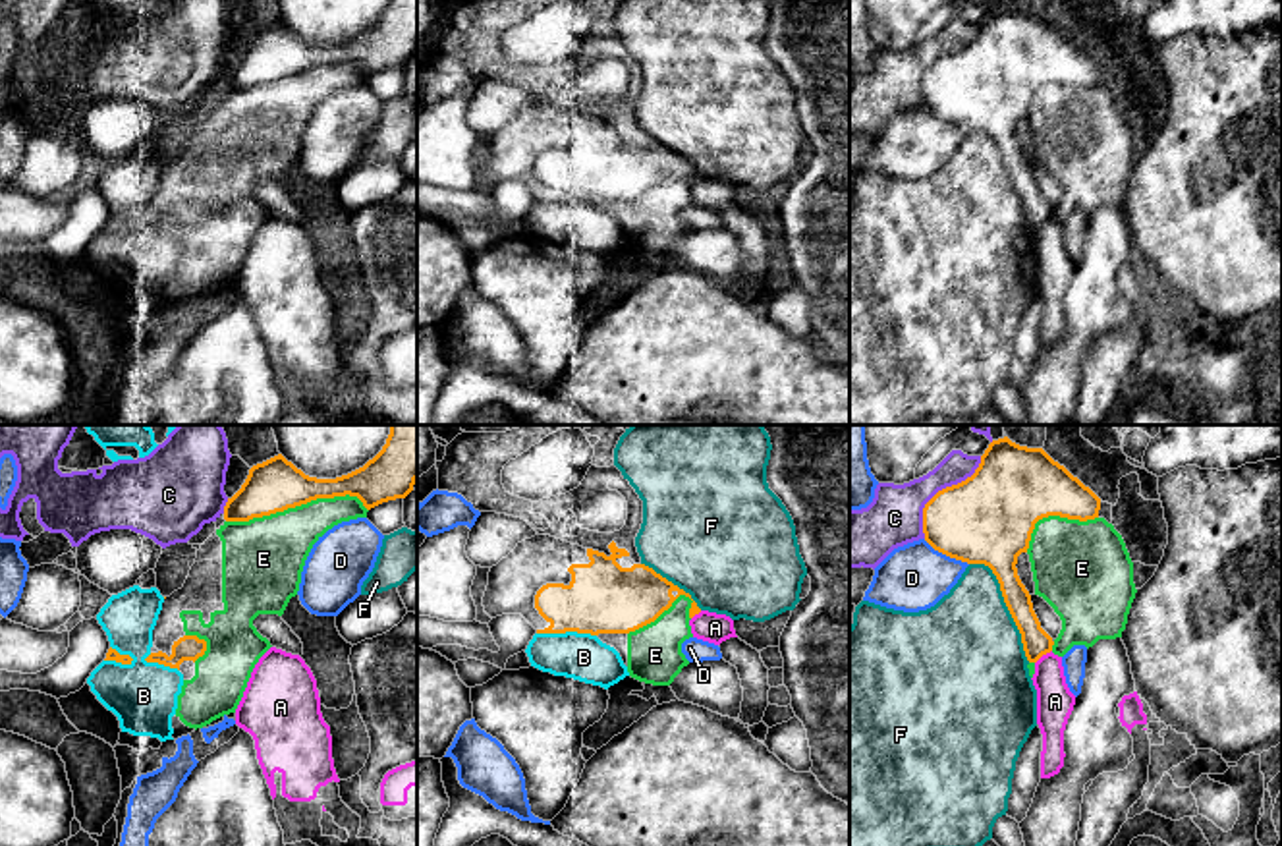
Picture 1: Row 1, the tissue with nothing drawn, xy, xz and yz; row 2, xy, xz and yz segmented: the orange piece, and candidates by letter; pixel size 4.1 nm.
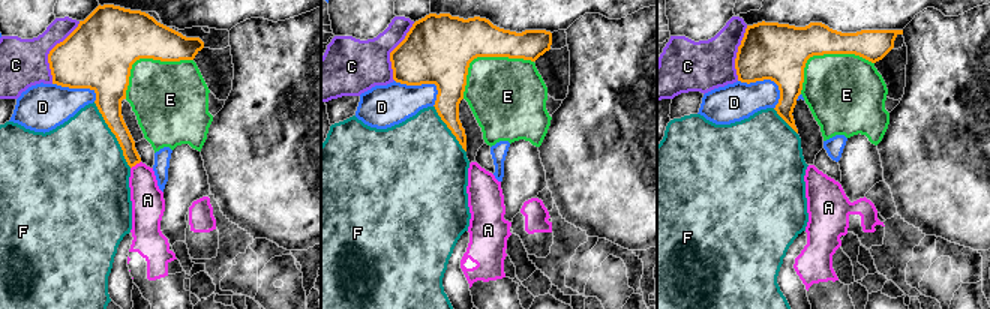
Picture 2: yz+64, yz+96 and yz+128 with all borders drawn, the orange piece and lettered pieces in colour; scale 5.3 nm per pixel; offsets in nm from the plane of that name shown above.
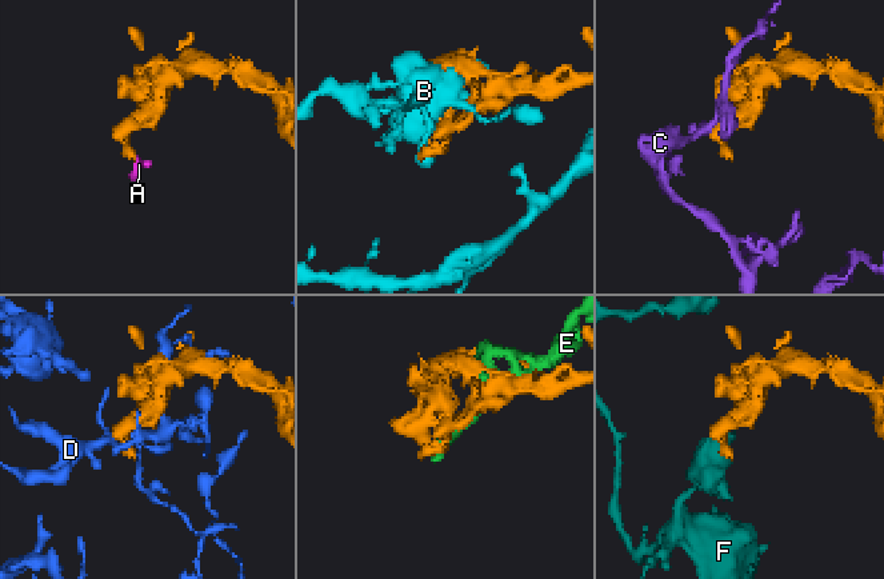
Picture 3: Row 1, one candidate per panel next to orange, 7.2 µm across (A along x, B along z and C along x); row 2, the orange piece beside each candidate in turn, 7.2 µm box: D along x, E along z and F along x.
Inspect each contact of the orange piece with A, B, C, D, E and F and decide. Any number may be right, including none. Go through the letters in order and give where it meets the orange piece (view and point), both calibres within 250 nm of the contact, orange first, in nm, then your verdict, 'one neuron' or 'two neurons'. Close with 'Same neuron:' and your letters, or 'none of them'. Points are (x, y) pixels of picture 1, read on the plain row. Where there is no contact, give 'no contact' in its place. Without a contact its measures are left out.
A: contact yz (1043, 221); calibres 110 and 160 nm; two neurons
B: contact xz (566, 197); calibres 300 and 200 nm; two neurons
C: contact yz (943, 56); calibres 380 and 240 nm; two neurons
D: contact yz (947, 122); calibres 380 and 280 nm; two neurons
E: contact xy (296, 72); calibres 220 and 320 nm; two neurons
F: contact yz (1006, 172); calibres 180 and 460 nm; two neurons
Same neuron: none of them

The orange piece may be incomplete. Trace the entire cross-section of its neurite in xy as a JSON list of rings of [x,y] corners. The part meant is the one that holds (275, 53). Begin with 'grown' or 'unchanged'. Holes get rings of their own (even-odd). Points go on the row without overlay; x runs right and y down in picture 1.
unchanged | [[[390,0],[382,17],[363,35],[336,44],[305,42],[282,21],[257,31],[224,73],[226,89],[249,89],[317,66],[357,64],[367,77],[405,66],[417,48],[417,0]]]

